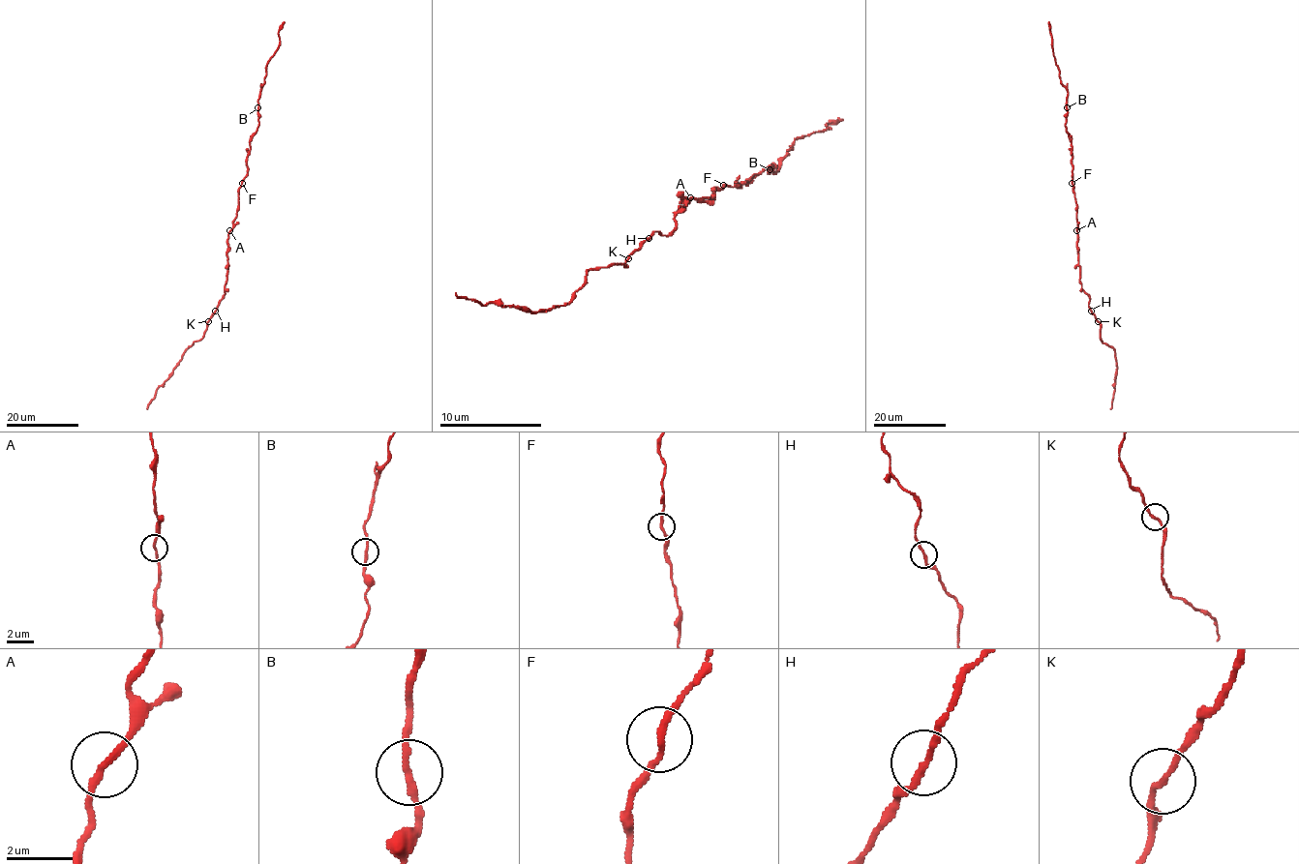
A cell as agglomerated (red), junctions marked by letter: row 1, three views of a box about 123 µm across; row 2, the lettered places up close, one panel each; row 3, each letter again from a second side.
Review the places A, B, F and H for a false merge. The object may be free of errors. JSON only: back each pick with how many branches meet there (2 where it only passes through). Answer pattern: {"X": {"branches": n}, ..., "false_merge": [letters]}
{"false_merge": []}

